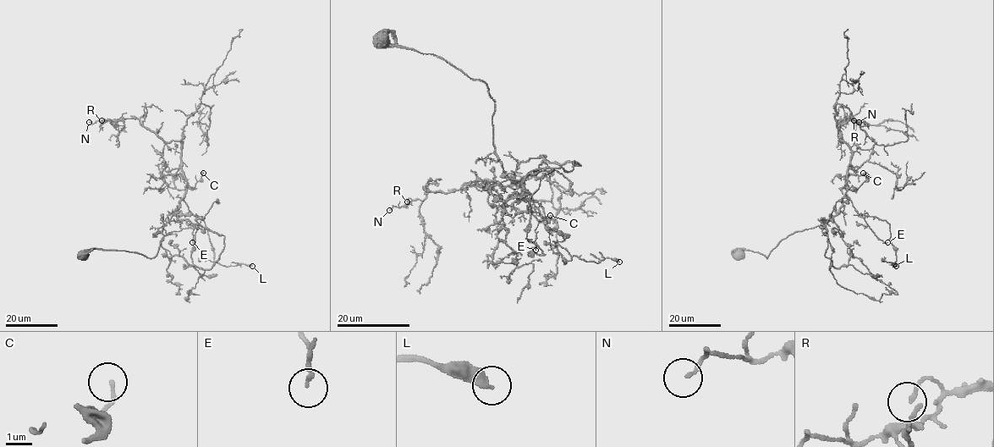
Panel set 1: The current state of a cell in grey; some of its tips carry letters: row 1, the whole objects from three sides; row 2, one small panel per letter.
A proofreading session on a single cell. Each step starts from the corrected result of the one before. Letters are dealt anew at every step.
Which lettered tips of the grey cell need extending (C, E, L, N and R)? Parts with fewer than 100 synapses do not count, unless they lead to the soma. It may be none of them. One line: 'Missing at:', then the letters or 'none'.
Missing at: none

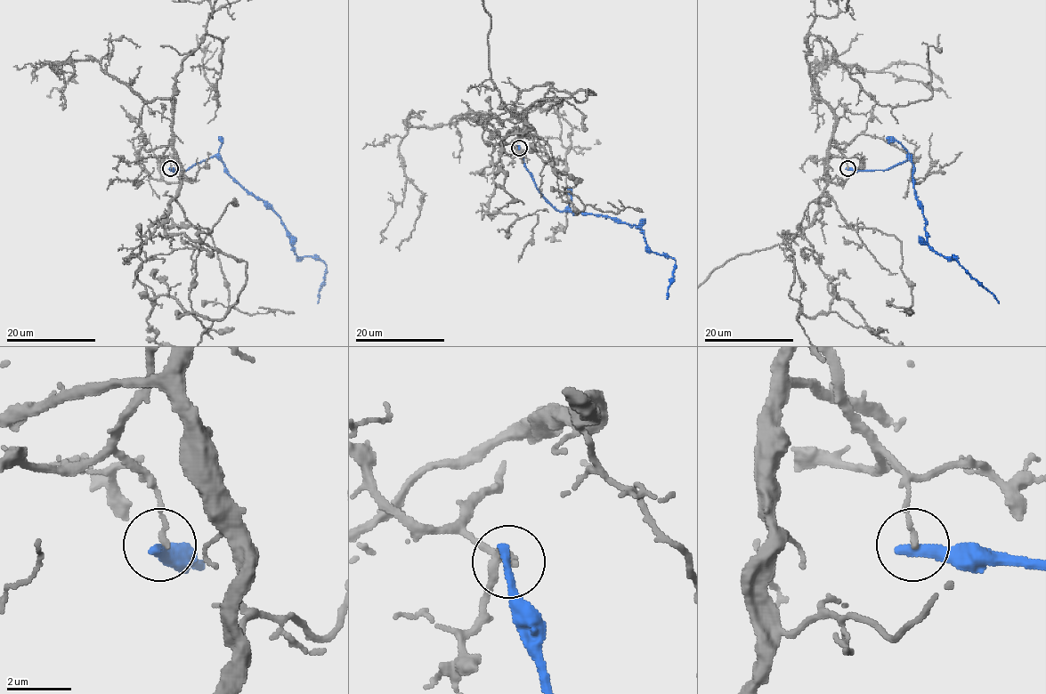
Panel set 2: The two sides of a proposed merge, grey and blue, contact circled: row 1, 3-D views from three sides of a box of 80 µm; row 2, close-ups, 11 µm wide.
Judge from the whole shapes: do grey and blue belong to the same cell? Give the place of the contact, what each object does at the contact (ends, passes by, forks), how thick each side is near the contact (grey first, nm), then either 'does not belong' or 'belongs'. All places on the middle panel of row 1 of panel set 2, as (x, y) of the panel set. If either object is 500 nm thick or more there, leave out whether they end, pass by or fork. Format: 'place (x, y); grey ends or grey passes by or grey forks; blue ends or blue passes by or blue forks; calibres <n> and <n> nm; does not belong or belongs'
place (519, 148); grey ends; blue ends; calibres 170 and 360 nm; does not belong

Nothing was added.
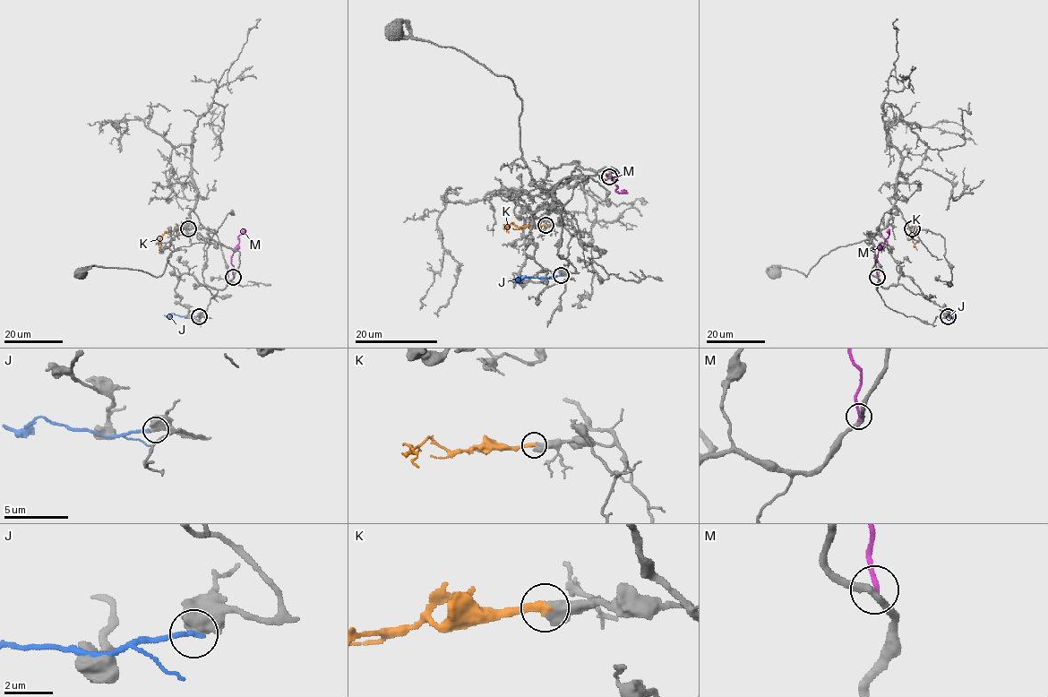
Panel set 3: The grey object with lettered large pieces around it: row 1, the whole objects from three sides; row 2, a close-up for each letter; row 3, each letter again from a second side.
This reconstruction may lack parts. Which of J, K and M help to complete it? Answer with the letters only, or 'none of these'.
K

